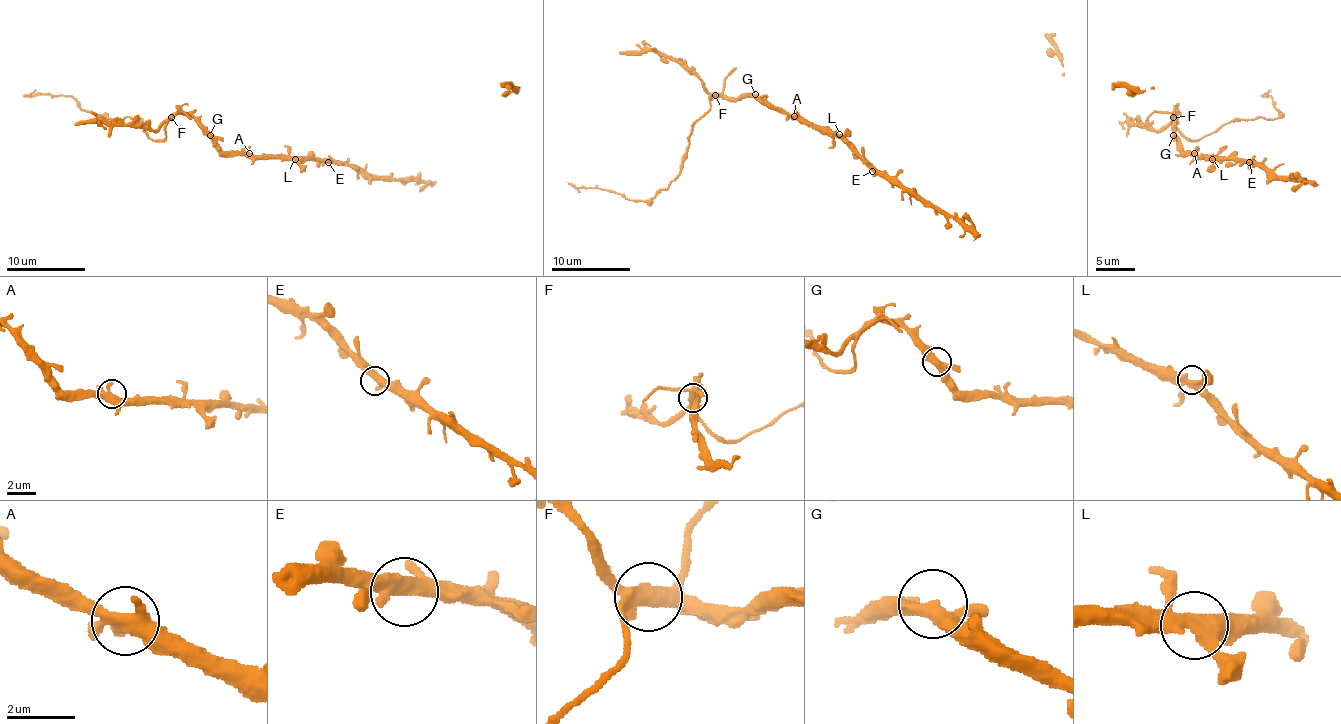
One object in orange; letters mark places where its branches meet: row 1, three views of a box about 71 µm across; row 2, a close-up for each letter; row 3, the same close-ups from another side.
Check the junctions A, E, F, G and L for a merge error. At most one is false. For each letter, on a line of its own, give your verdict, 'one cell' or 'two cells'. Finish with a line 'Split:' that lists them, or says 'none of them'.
A: one cell
E: one cell
F: two cells
G: one cell
L: one cell
Split: F

